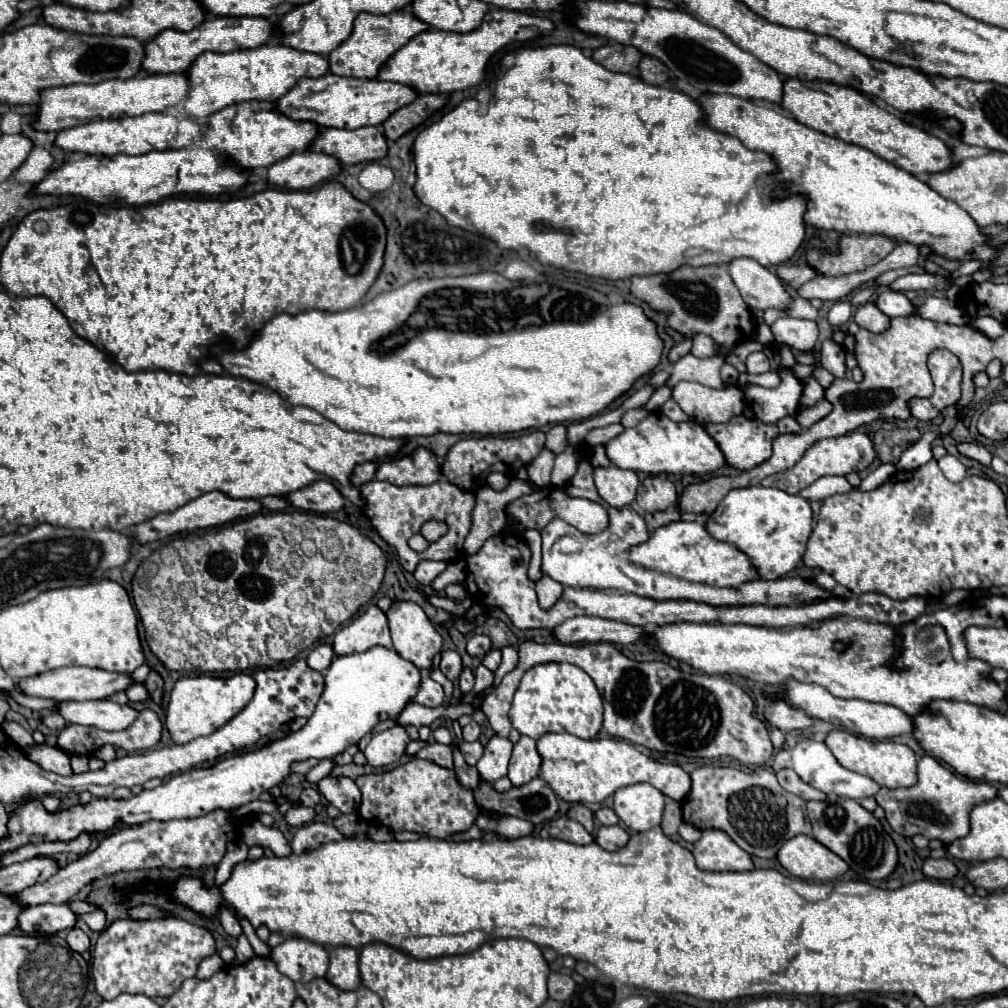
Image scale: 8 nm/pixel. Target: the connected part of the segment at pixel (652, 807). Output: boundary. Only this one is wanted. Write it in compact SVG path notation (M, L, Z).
M633 784L615 792L615 814L635 832L651 830L661 824L665 794L651 784Z

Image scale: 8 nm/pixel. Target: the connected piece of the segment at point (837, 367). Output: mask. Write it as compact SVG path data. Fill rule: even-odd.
M825 340L819 352L821 358L821 366L825 370L829 370L835 378L845 378L845 348L841 344L837 344L835 340Z

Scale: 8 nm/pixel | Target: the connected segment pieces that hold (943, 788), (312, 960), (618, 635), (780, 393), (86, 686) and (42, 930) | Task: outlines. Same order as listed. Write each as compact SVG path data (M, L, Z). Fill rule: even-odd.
M931 756L921 758L917 768L919 768L919 772L917 772L919 782L911 788L901 788L897 796L901 796L901 802L913 800L913 798L923 798L931 804L931 820L927 822L927 826L921 826L921 828L915 826L915 824L911 824L911 826L917 828L925 838L929 838L929 840L937 838L945 846L949 846L951 842L969 834L969 812L971 812L973 806L997 798L995 786L991 786L987 782L973 782L973 780L959 778L957 774L953 774L949 768L945 768L941 762L937 762Z
M287 938L271 948L271 960L281 974L295 982L311 982L317 976L325 976L329 968L327 950L305 938Z
M575 616L555 626L553 636L561 644L589 644L589 642L611 642L611 644L633 644L645 638L645 630L639 626L627 626L623 622Z
M779 366L781 384L777 388L763 388L749 384L743 388L747 406L765 424L775 424L785 416L795 416L799 412L799 398L803 394L803 382L793 374L793 370Z
M67 666L67 668L57 668L49 670L37 676L29 678L19 678L15 682L23 694L27 696L37 696L37 698L51 698L57 702L63 700L103 700L111 696L113 692L123 692L133 684L133 680L127 674L115 674L99 668L85 668L85 666Z
M69 904L29 906L19 916L19 928L25 934L57 934L59 930L73 928L75 922L77 914L69 908Z

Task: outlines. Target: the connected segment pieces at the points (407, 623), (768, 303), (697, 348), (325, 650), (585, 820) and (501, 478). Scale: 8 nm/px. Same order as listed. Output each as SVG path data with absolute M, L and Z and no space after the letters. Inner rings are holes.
M393 602L387 610L387 620L397 654L421 670L431 668L443 640L423 608L415 602Z
M735 258L729 262L729 274L749 308L785 308L789 294L775 272L753 258Z
M705 334L693 336L693 350L691 350L693 356L697 356L697 358L707 358L707 356L715 356L717 350L719 350L719 344L717 344L713 338L709 338L709 336L705 336Z
M319 644L307 656L307 666L313 668L313 670L317 670L317 672L325 672L329 668L329 664L333 662L333 658L335 658L333 648L329 644Z
M575 804L575 806L569 810L567 816L569 816L569 818L575 818L577 822L581 822L587 832L593 832L593 828L595 828L595 820L593 820L593 818L595 818L595 816L593 816L593 812L591 812L587 806Z
M493 472L493 474L489 474L489 476L487 476L487 486L491 486L491 488L493 488L493 490L497 490L497 492L505 490L505 488L507 488L507 484L509 484L509 478L507 478L505 474Z

